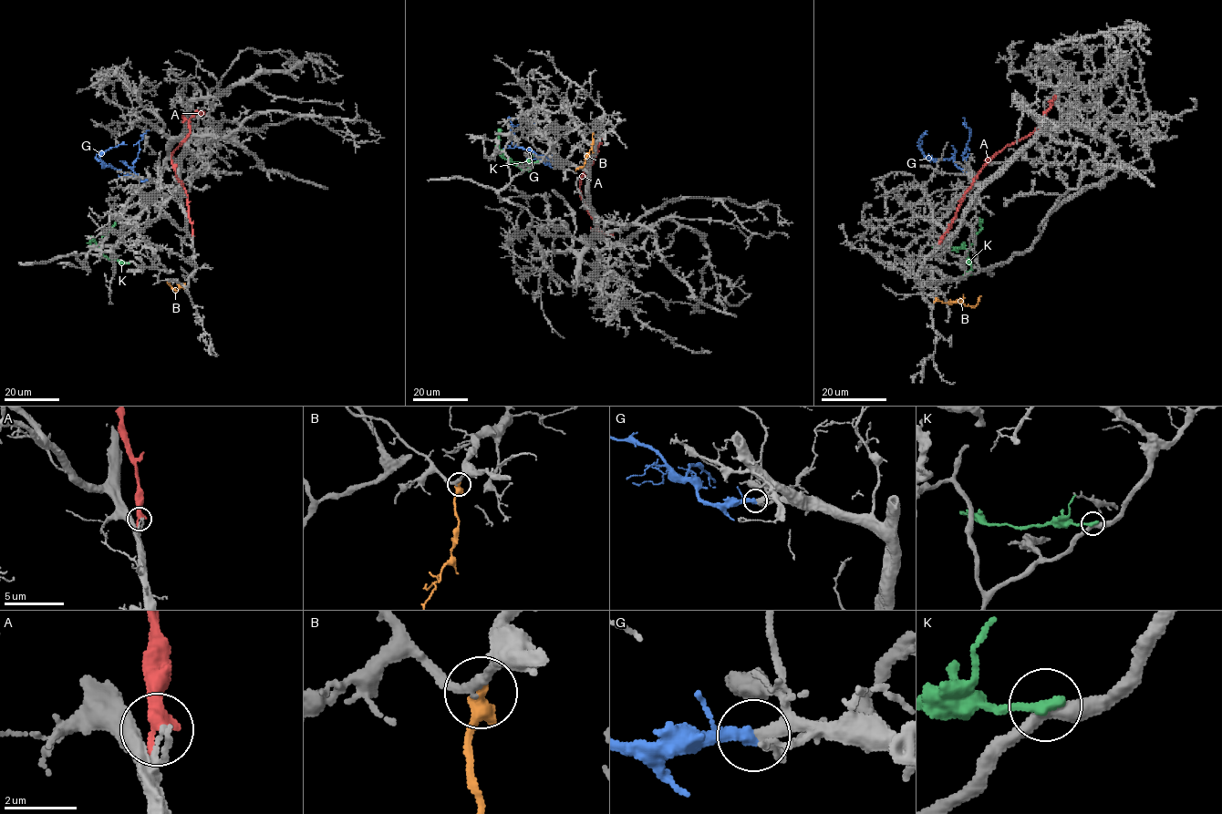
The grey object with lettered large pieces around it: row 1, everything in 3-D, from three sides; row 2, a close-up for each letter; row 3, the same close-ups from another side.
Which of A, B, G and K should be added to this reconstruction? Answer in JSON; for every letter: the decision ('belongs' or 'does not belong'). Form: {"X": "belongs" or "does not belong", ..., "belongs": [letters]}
{"A": "does not belong", "B": "does not belong", "G": "belongs", "K": "does not belong", "belongs": ["G"]}

